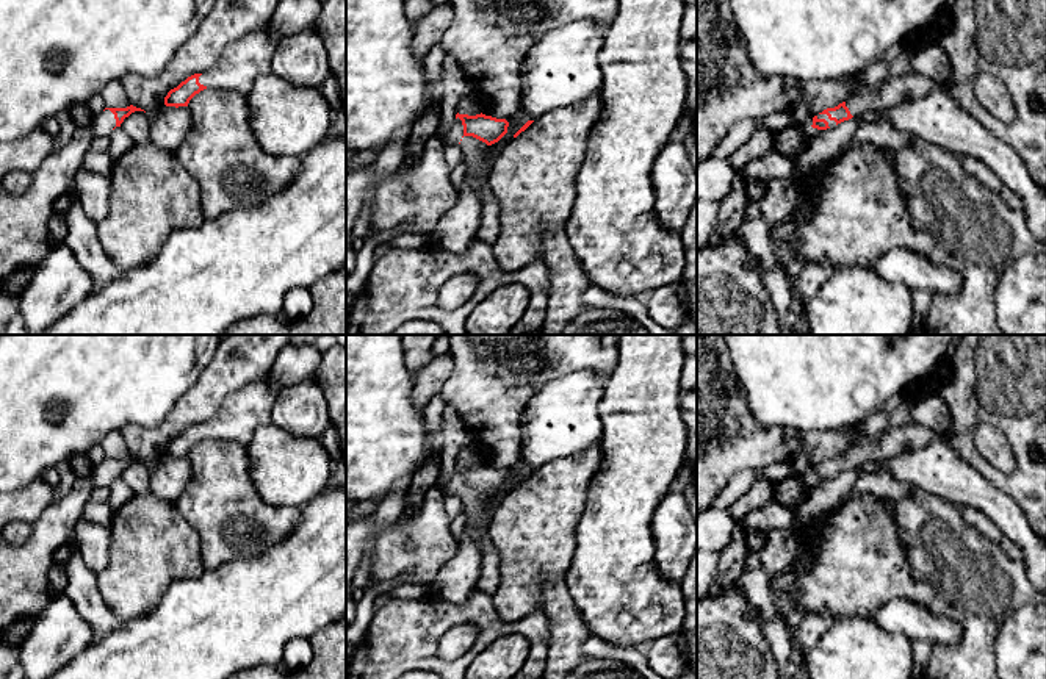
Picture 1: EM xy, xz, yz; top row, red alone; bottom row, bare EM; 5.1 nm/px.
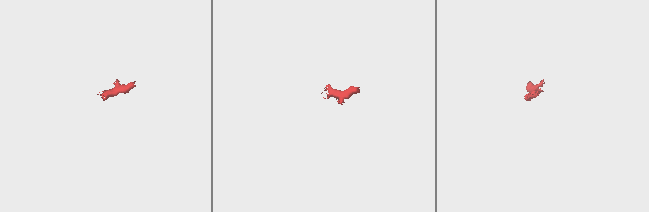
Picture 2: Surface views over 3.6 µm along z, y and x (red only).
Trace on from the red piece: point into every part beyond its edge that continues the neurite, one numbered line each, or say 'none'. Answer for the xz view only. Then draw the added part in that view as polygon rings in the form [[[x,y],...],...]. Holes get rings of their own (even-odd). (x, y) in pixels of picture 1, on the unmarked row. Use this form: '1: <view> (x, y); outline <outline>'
1: xz (473, 501); outline [[[454,469],[453,476],[442,488],[446,494],[459,494],[462,507],[465,510],[467,524],[465,529],[476,537],[476,543],[481,549],[482,571],[478,582],[478,590],[493,598],[500,587],[500,555],[489,537],[489,526],[492,516],[489,513],[489,496],[473,487],[463,485],[462,471]]]

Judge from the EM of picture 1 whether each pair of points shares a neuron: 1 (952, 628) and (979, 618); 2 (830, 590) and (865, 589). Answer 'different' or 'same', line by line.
1: different
2: same

